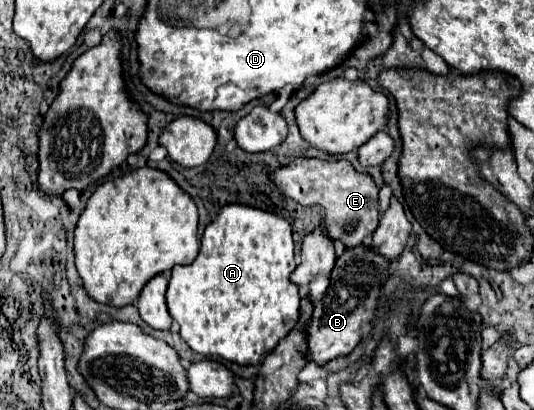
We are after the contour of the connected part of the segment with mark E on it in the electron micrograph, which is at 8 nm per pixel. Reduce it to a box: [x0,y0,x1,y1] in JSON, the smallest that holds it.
[270,159,378,249]

